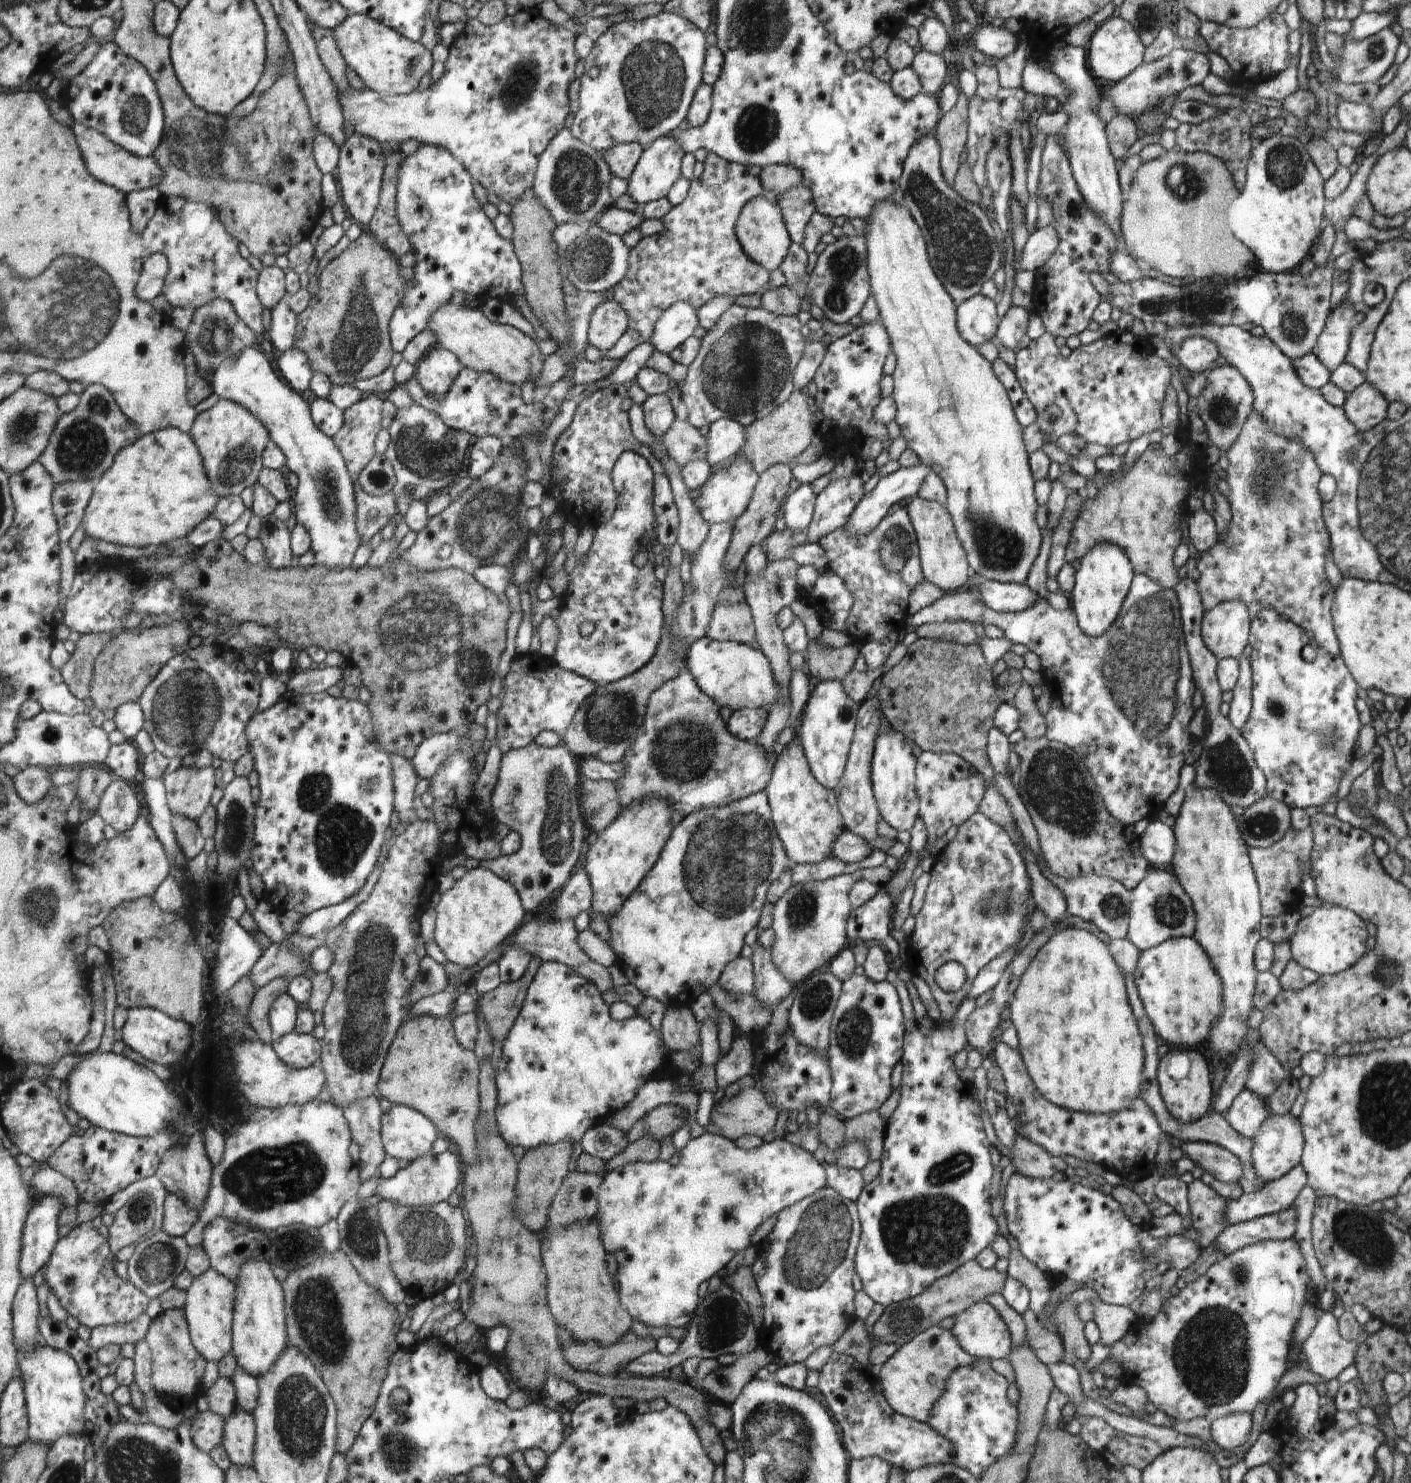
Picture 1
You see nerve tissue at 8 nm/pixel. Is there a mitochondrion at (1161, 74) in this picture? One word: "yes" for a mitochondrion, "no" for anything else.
yes

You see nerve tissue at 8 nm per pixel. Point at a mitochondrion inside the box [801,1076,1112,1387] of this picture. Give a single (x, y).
(930, 1231)

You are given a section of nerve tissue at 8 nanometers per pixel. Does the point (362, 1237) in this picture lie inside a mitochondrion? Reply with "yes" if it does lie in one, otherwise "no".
yes

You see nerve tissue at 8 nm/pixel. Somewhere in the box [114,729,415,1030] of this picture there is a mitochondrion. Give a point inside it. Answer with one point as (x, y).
(342, 836)

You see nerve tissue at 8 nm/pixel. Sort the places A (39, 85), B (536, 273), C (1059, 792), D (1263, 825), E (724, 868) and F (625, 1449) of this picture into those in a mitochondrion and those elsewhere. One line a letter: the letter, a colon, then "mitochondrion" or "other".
A: other
B: other
C: mitochondrion
D: mitochondrion
E: mitochondrion
F: other

